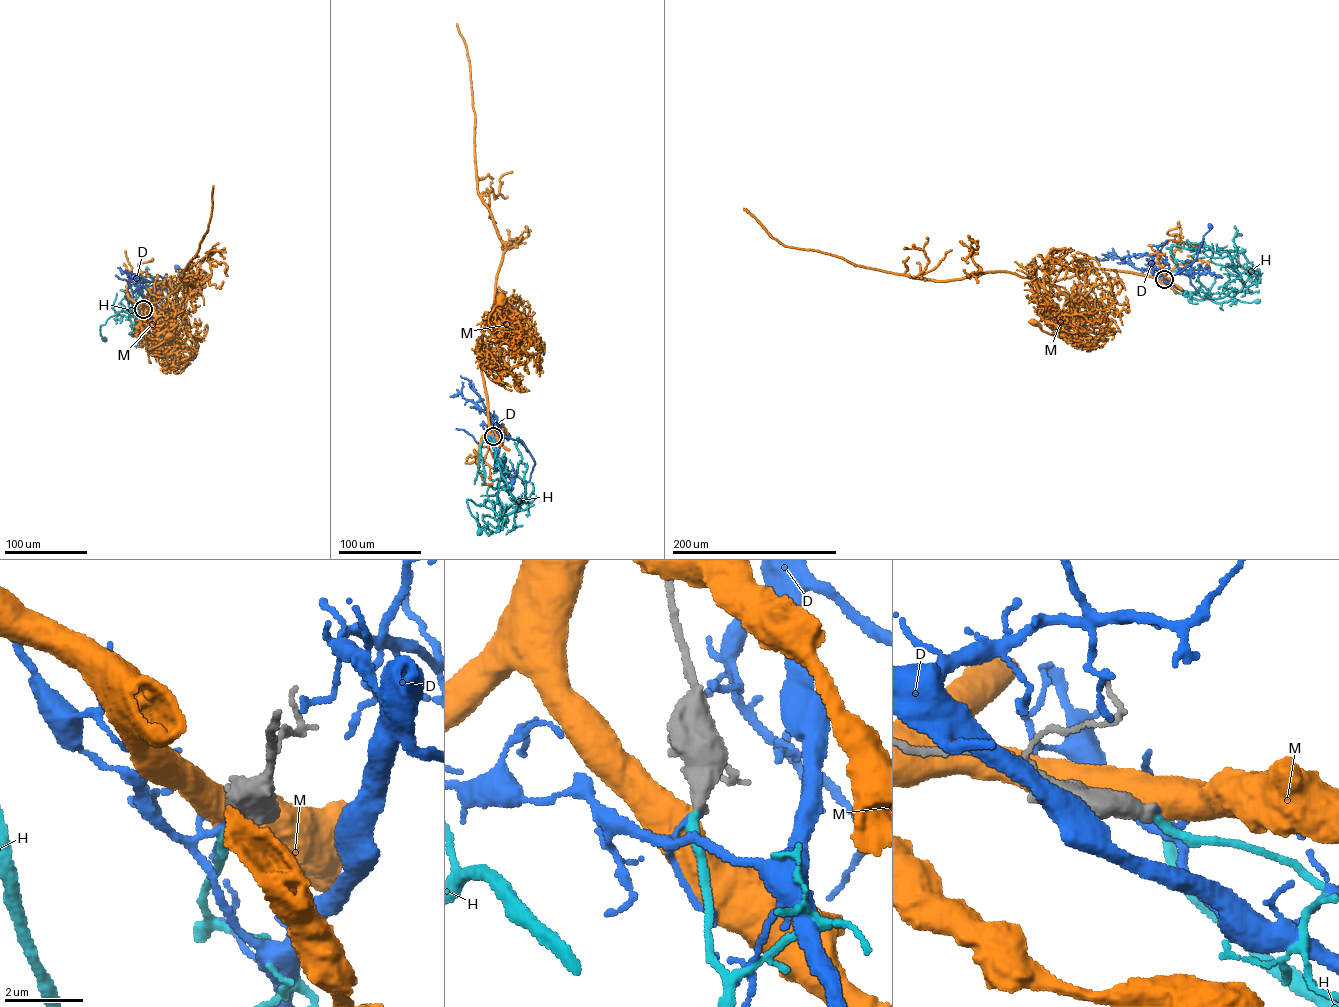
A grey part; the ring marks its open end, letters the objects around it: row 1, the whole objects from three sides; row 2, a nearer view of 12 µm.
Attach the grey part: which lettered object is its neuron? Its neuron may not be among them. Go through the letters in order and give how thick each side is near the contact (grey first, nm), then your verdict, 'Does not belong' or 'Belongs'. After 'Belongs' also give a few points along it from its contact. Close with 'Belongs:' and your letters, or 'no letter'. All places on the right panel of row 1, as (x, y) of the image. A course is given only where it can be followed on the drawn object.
D: Thickness 480 nm (grey) against 120 nm. Does not belong
H: Thickness 480 nm (grey) against 220 nm. Belongs. Its course: (1164, 279), (1197, 299), (1222, 302), (1244, 286), (1235, 274), (1228, 276), (1221, 293), (1244, 302), (1257, 301)
M: Thickness 480 nm (grey) against 750 nm. Does not belong
Belongs: H

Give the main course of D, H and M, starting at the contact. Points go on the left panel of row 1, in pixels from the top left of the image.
D: (143, 309), (144, 312), (147, 307), (160, 315), (182, 302), (183, 277), (177, 268)
H: (143, 309), (136, 328), (141, 340), (145, 339), (147, 331), (132, 323), (124, 311), (100, 325), (104, 339)
M: (143, 309), (149, 289), (158, 297), (167, 296), (170, 311), (154, 321), (158, 341), (149, 350), (170, 337)

